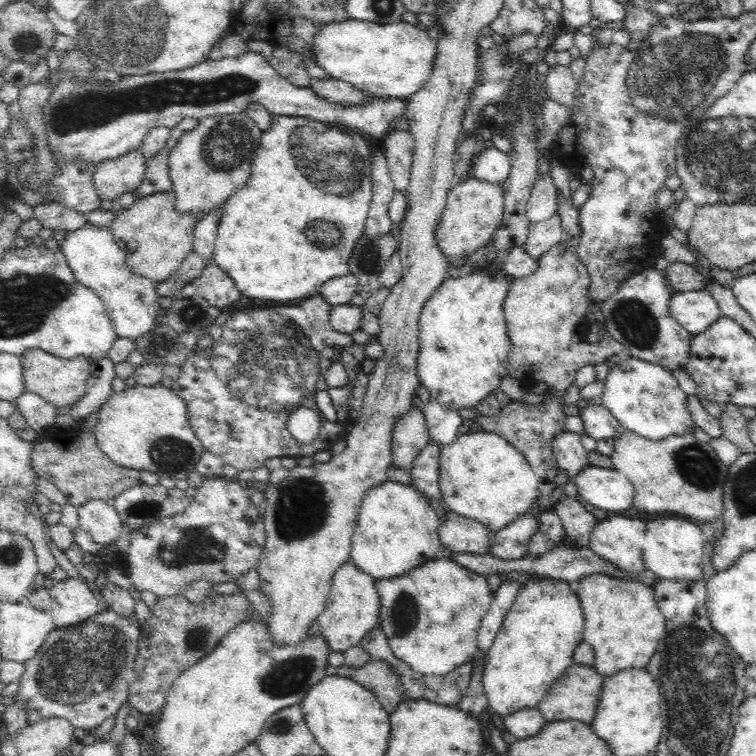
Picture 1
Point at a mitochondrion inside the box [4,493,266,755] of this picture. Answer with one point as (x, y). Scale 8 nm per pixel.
(81, 663)

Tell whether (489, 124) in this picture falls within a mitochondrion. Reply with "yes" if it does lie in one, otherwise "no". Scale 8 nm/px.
no

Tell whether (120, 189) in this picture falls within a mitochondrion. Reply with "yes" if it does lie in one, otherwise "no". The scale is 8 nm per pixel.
no

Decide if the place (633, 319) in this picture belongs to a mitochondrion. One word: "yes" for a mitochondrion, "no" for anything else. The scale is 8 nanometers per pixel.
yes

